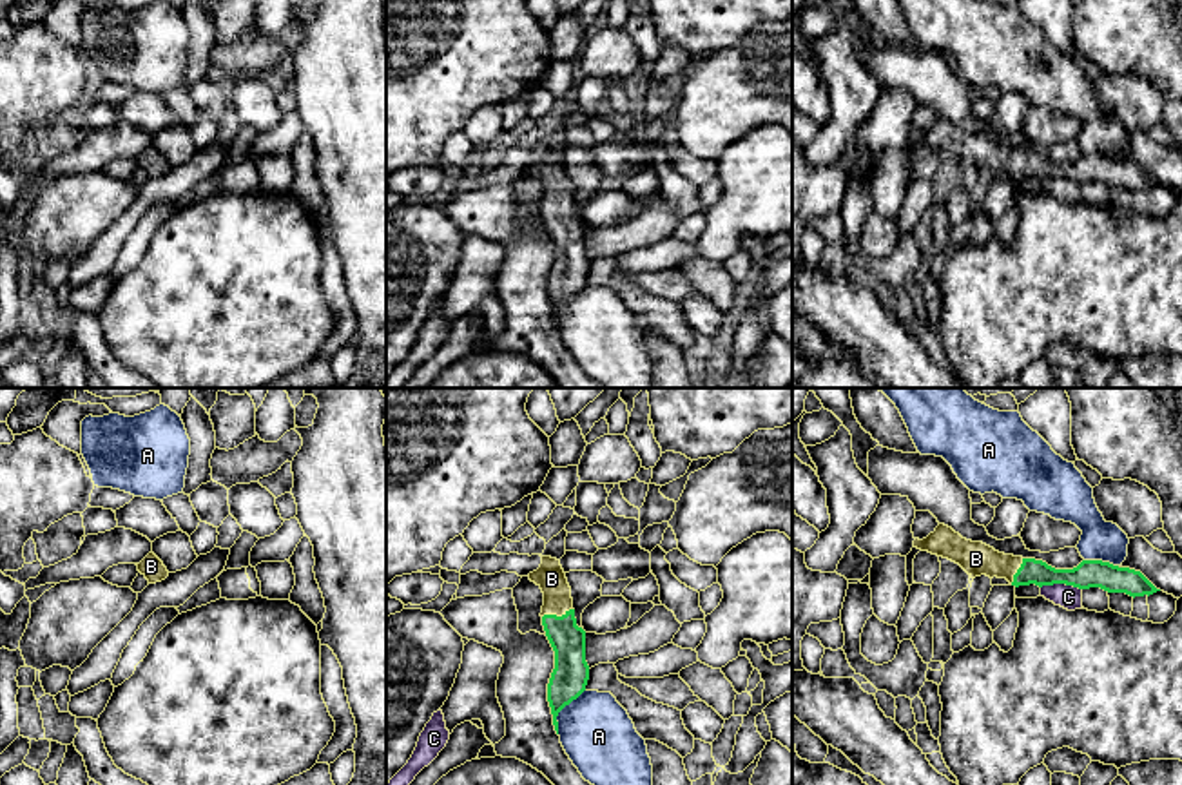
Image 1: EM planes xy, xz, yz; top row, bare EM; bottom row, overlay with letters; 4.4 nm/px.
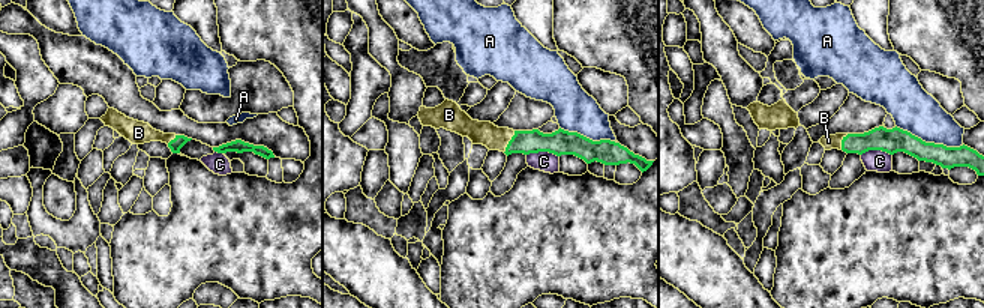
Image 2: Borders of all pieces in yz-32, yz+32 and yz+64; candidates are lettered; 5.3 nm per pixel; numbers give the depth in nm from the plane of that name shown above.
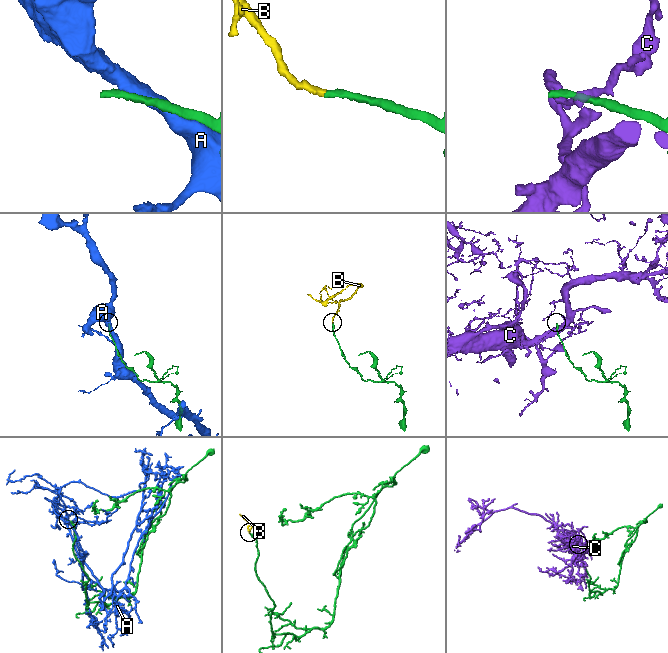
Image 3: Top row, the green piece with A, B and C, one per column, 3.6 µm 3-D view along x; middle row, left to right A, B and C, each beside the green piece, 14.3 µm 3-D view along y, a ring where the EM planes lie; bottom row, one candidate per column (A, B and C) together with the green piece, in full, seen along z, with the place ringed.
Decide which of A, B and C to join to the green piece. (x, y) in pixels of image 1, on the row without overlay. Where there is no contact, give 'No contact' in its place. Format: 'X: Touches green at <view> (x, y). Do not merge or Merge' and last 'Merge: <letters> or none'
A: Touches green at xz (561, 303). Do not merge
B: Touches green at xz (555, 209). Merge
C: Touches green at yz (1061, 176). Do not merge
Merge: B

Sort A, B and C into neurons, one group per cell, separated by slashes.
A / B / C

